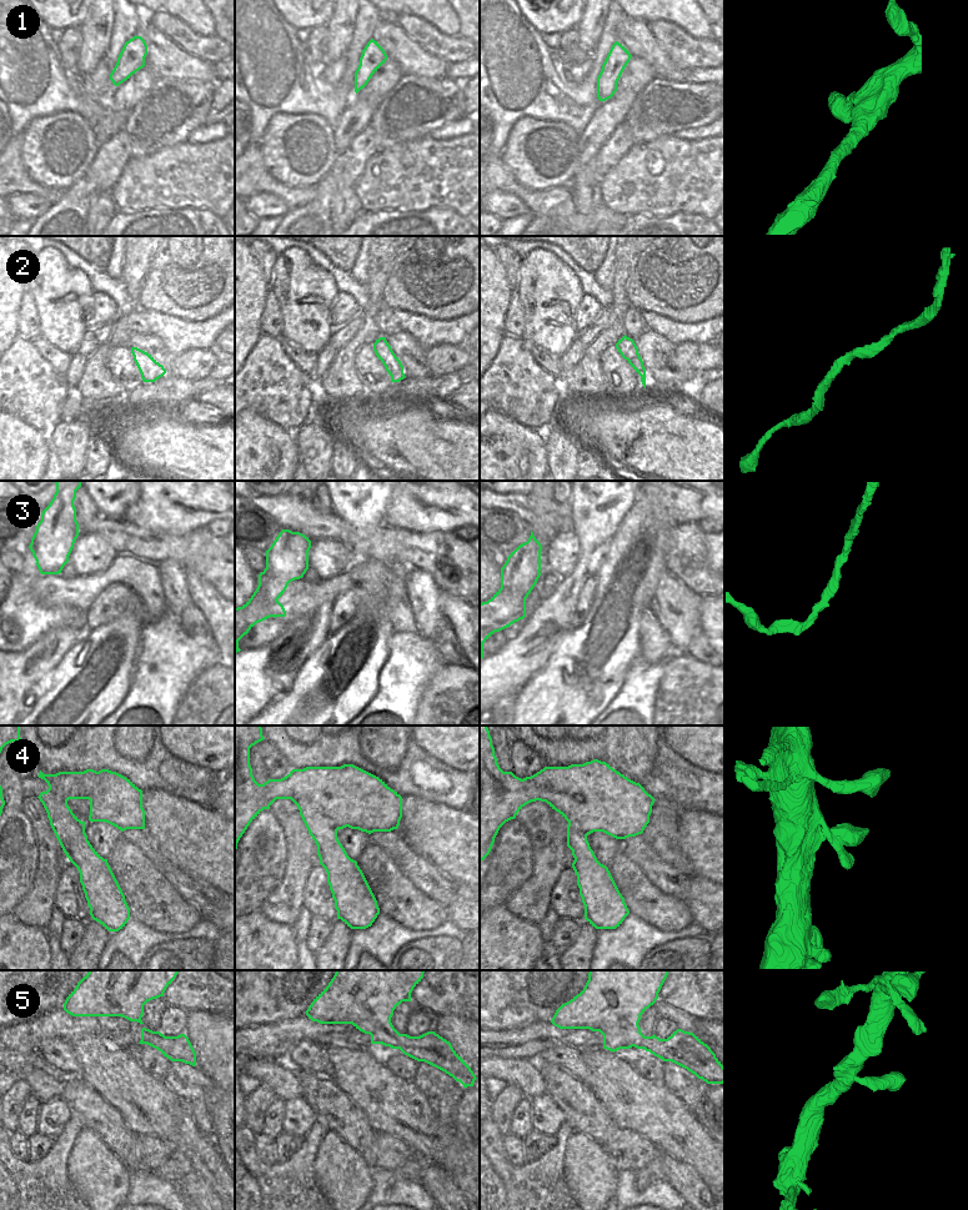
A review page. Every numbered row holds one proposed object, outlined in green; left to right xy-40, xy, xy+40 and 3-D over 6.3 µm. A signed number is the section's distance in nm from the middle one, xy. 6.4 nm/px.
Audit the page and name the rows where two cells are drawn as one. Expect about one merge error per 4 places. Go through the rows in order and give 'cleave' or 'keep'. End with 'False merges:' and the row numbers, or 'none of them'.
1: keep
2: keep
3: cleave
4: keep
5: keep
False merges: 3

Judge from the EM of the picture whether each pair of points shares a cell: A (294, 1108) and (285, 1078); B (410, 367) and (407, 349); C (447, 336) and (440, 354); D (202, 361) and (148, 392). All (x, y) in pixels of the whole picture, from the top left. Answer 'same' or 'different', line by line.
A: different
B: same
C: different
D: different

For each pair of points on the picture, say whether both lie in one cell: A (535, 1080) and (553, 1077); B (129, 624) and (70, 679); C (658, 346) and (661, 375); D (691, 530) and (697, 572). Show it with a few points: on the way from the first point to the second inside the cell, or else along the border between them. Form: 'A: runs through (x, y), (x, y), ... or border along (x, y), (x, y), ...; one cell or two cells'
A: border along (535, 1062), (546, 1093); two cells
B: runs through (113, 633), (100, 641), (84, 663); one cell
C: runs through (658, 354), (660, 367); one cell
D: runs through (691, 540), (691, 557), (693, 562); one cell

